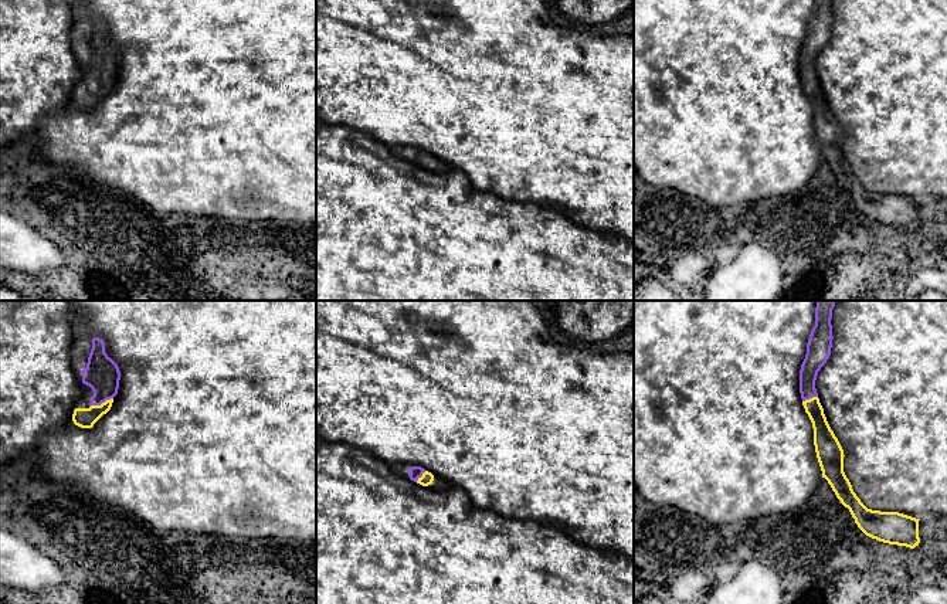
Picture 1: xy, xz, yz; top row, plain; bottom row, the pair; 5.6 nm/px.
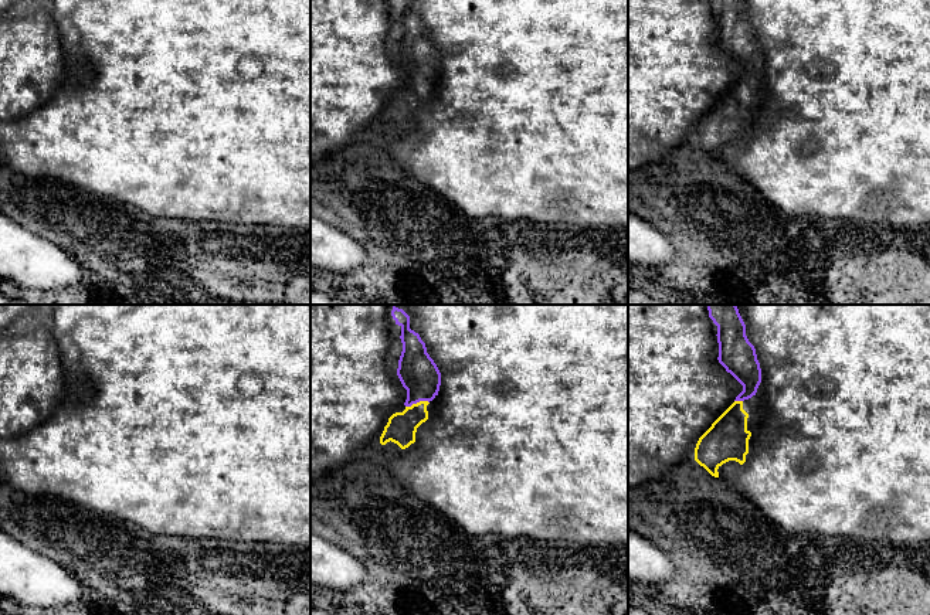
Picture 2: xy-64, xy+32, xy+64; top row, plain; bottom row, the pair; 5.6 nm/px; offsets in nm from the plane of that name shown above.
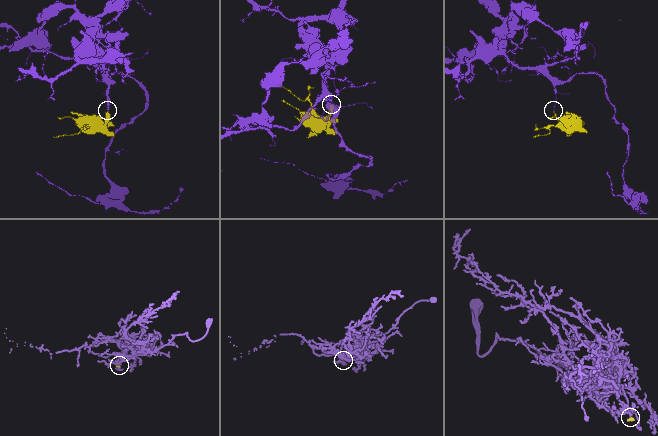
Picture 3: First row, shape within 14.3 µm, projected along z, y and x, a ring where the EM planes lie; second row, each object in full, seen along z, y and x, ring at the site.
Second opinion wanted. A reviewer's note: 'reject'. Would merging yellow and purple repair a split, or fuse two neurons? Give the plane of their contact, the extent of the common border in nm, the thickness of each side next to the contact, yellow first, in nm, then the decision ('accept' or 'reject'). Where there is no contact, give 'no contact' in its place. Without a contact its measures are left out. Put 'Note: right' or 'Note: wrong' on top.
Note: wrong
meets yellow in xy; contact 140 nm long; 110 nm thick on the yellow side, 200 nm on the other; accept

